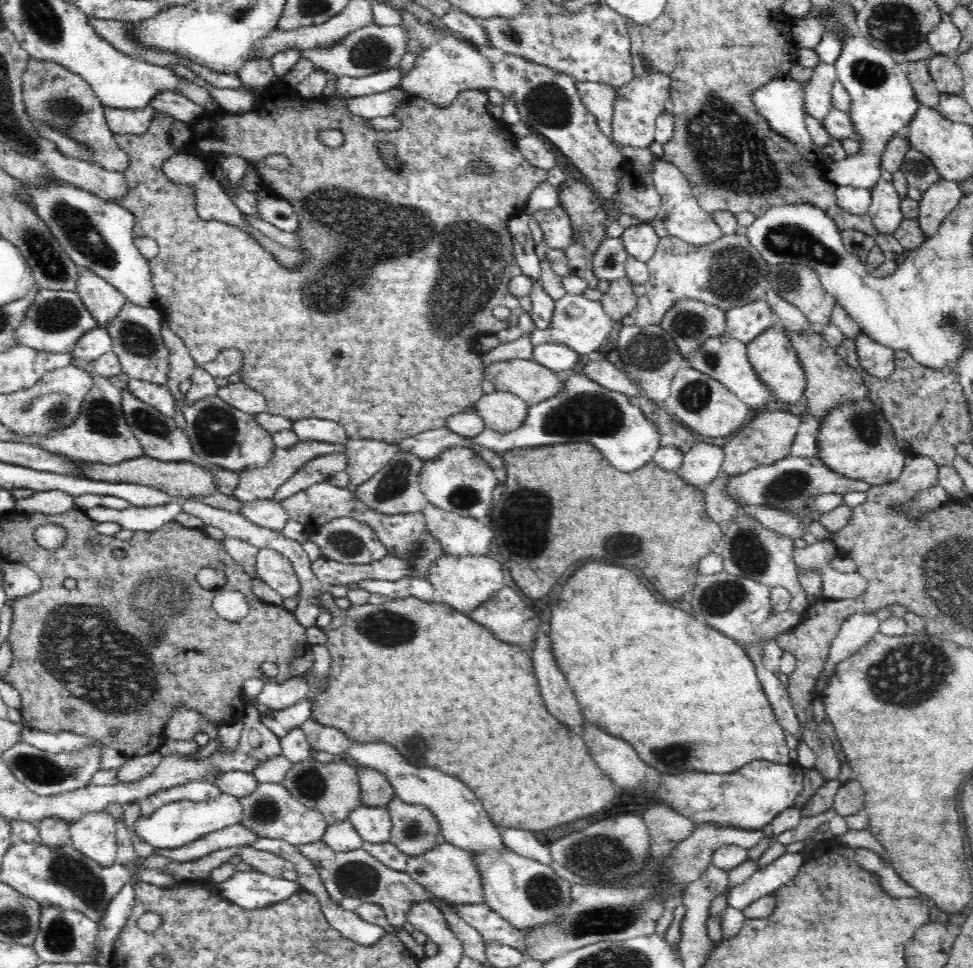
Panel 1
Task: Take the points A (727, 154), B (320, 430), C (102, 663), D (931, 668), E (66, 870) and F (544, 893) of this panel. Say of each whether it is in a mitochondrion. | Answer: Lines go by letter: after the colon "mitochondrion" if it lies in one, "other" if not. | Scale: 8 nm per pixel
A: mitochondrion
B: other
C: mitochondrion
D: mitochondrion
E: mitochondrion
F: mitochondrion

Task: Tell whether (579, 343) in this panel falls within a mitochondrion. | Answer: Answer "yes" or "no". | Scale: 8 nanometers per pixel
no

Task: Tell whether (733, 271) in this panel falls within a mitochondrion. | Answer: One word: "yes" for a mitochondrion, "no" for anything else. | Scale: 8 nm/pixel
yes

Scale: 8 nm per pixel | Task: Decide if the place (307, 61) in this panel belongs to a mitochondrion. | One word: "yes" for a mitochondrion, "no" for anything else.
no

